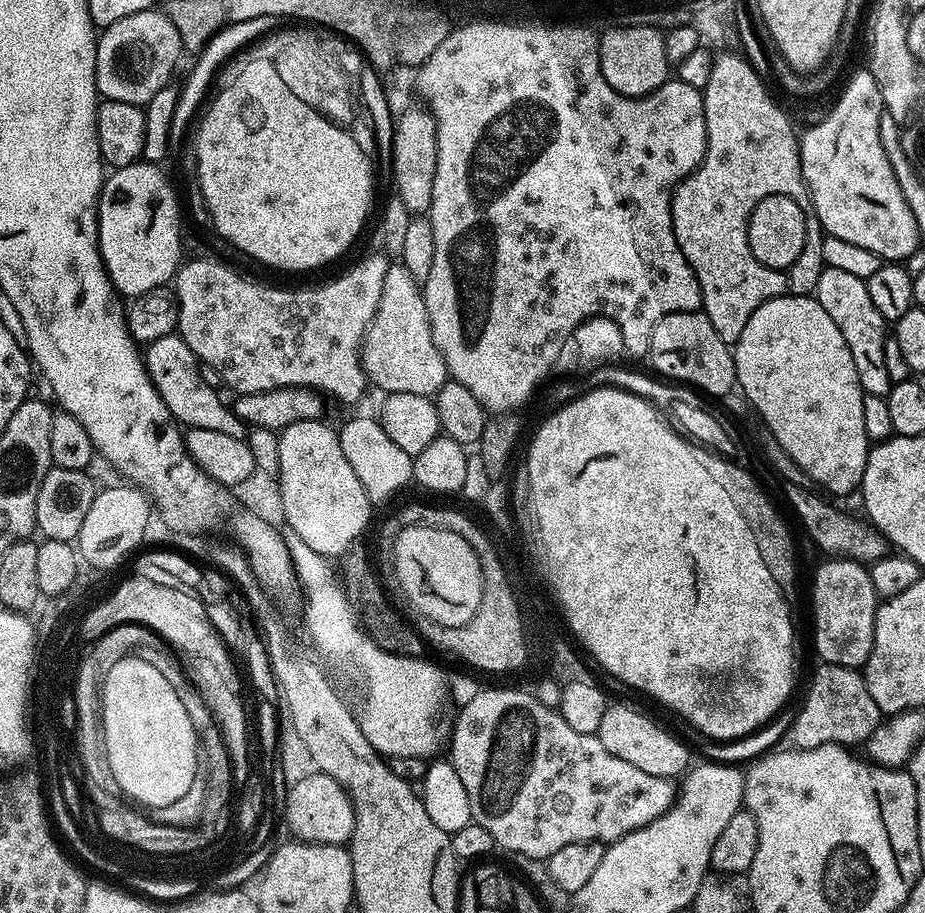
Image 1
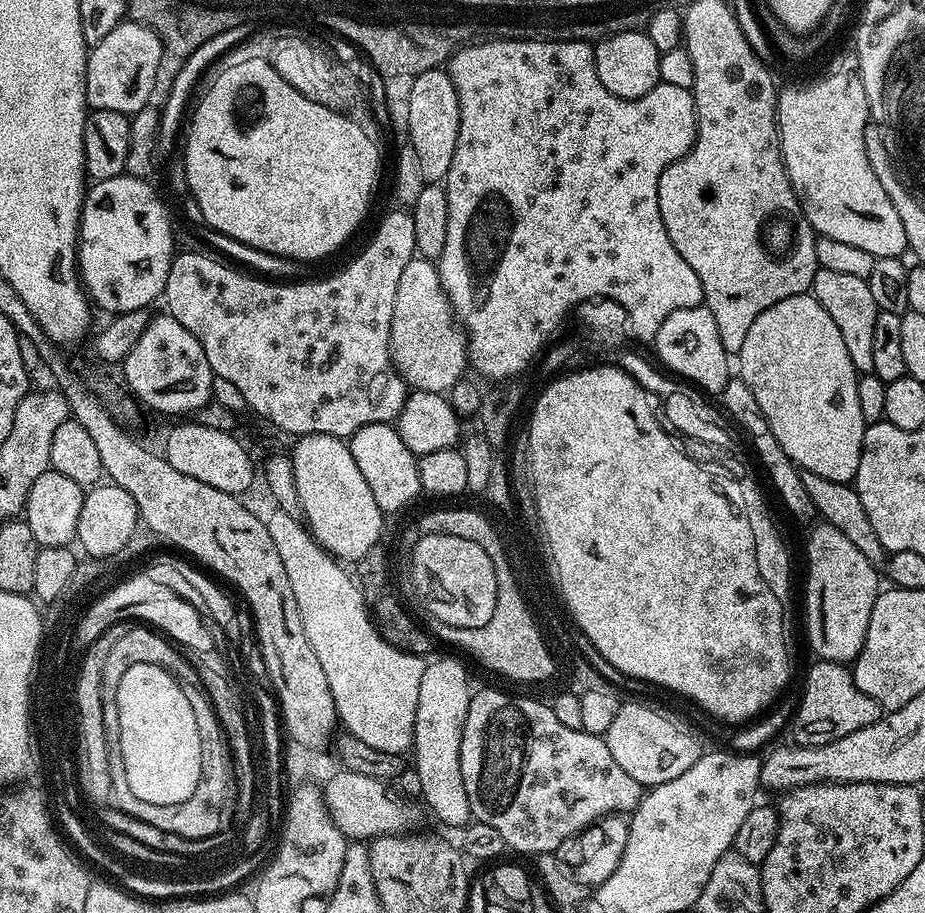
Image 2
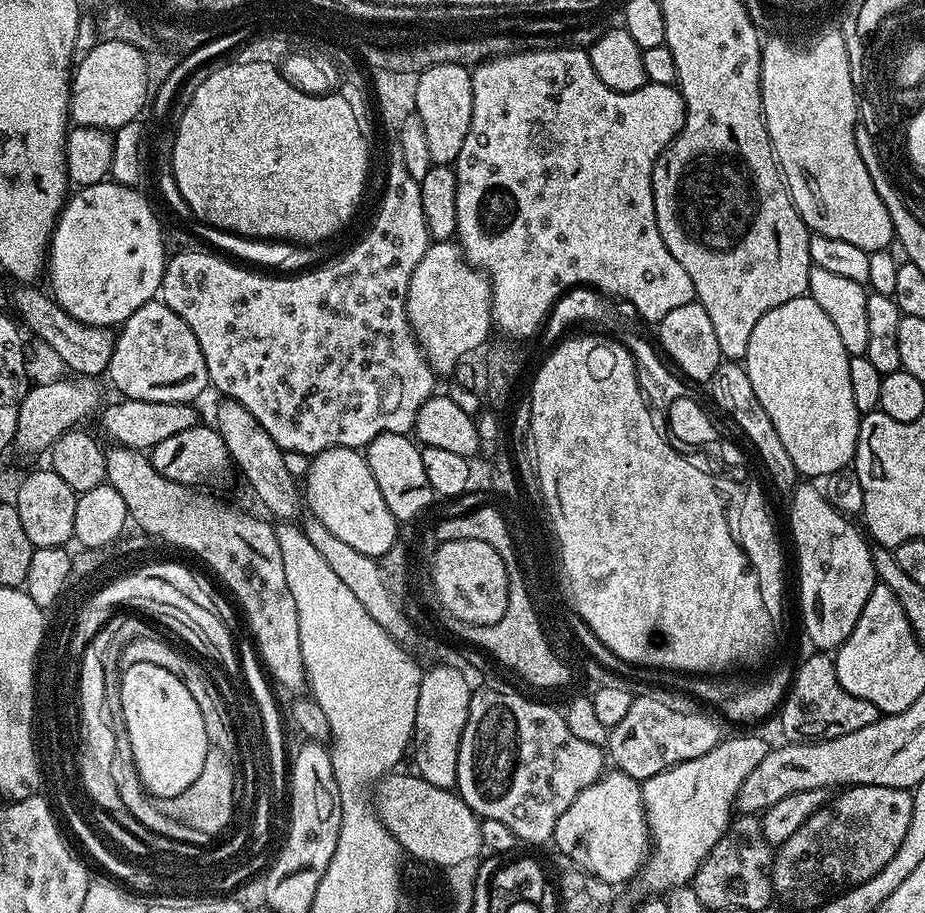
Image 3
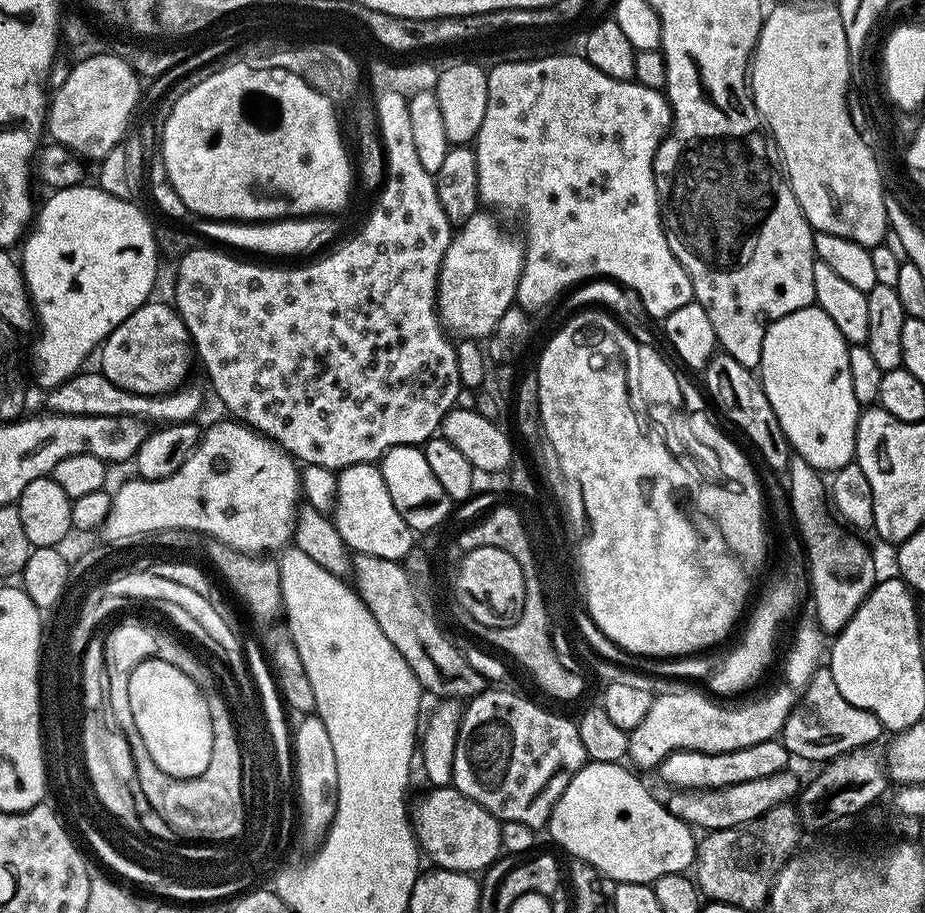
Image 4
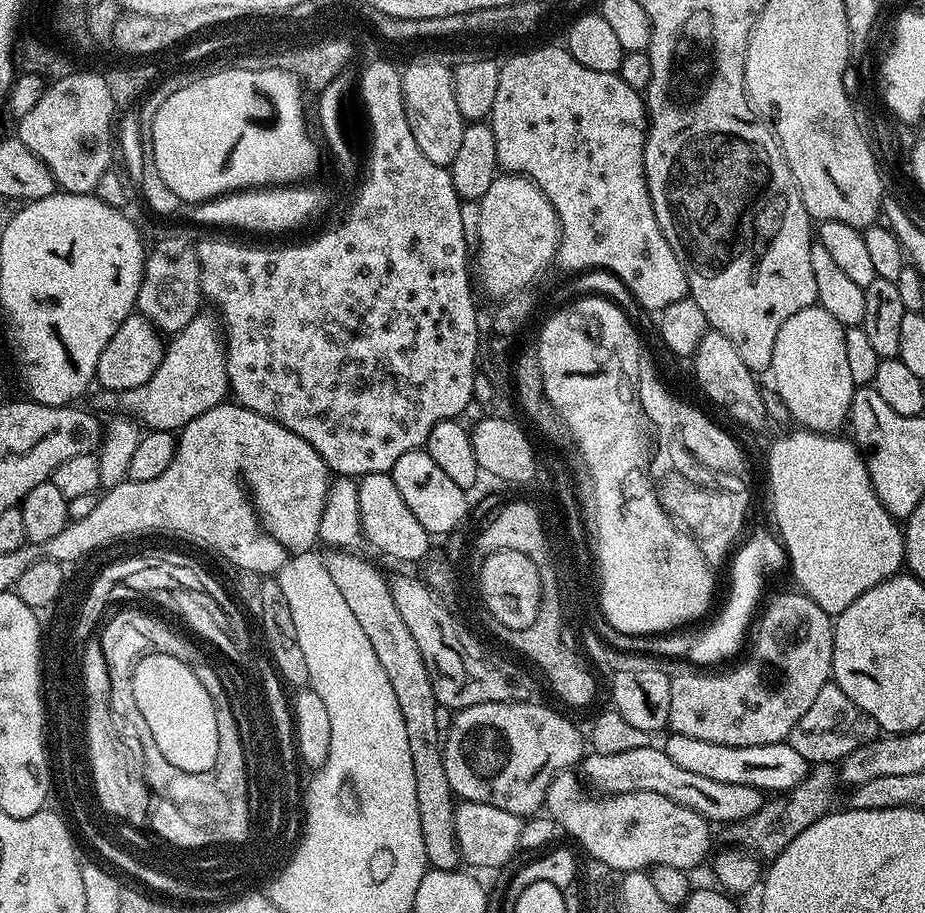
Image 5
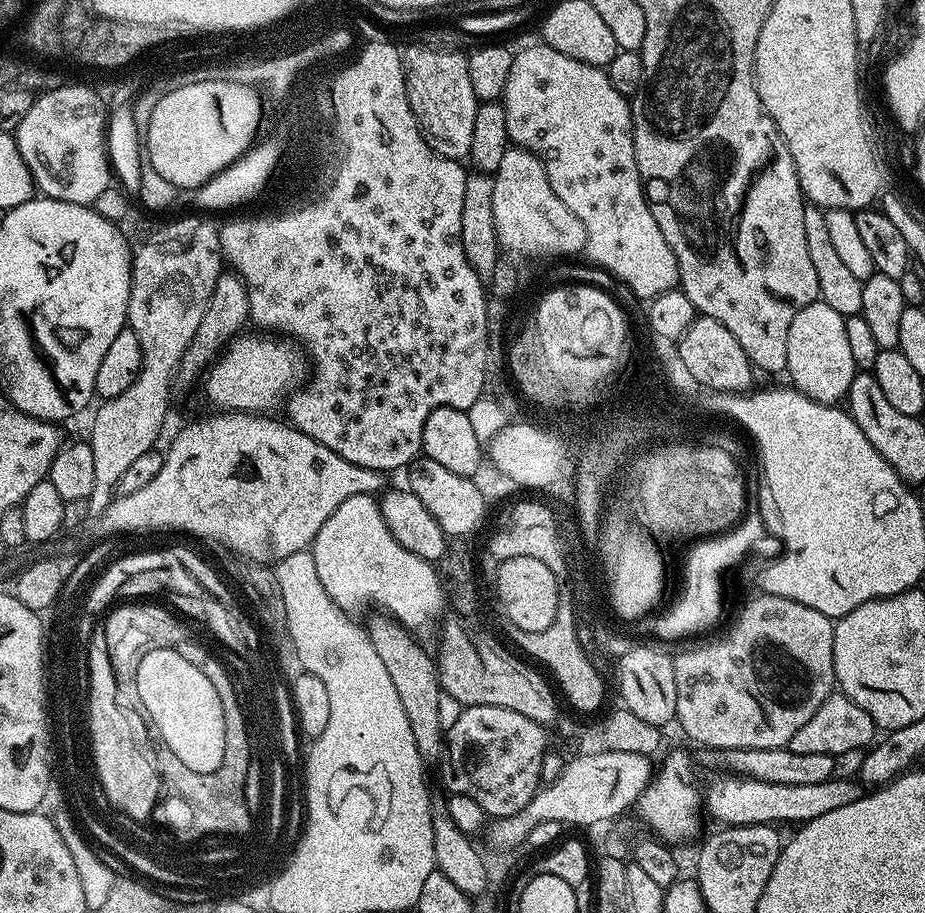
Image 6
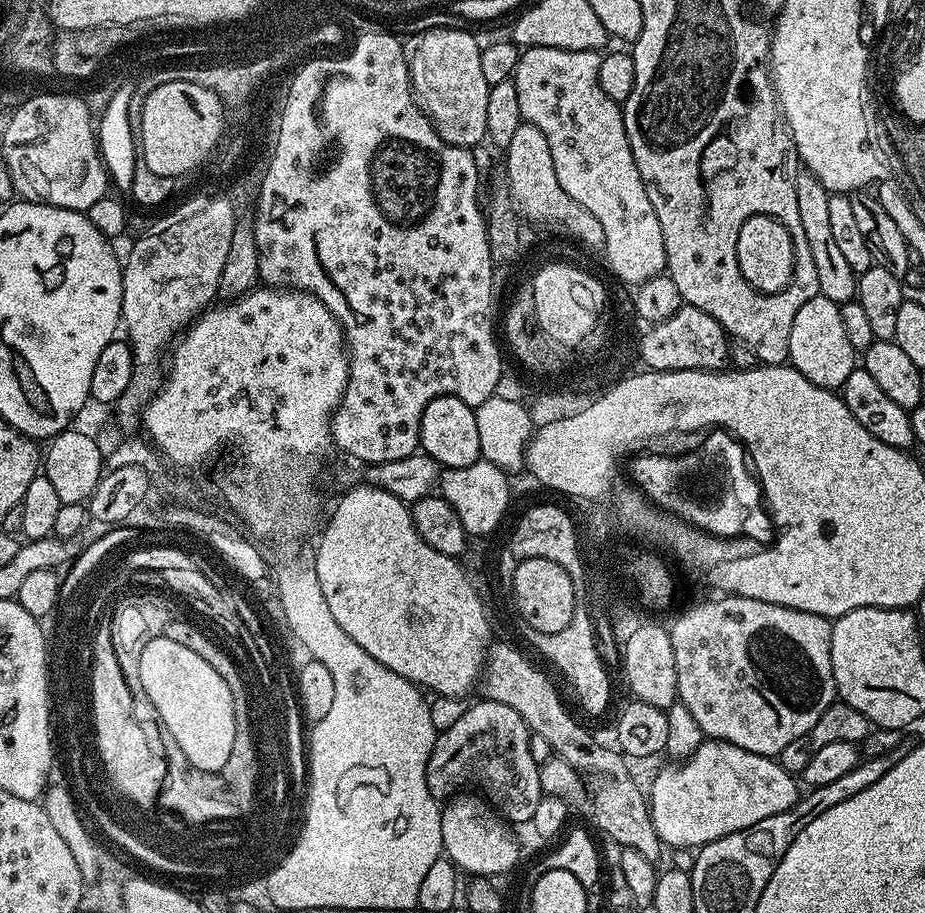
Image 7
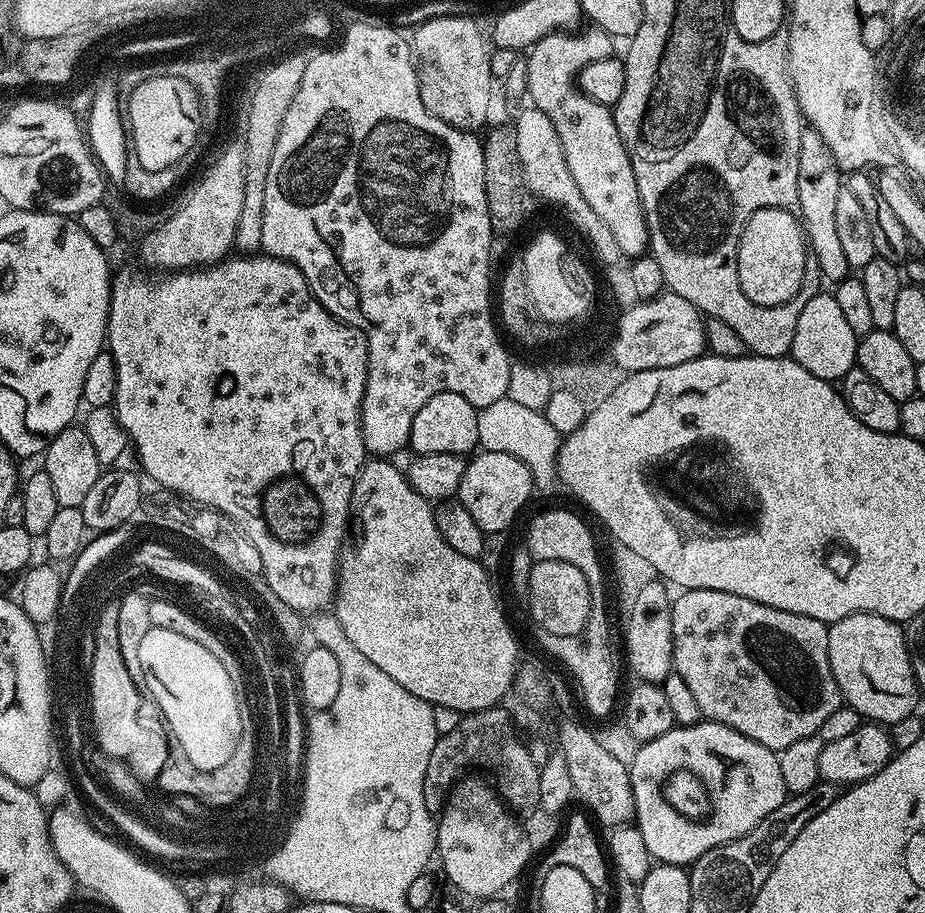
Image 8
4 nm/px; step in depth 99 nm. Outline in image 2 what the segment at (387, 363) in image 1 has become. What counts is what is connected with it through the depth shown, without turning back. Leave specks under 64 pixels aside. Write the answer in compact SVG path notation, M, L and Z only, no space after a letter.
M414 258L402 270L402 282L394 298L394 318L390 326L392 364L409 389L448 394L469 367L466 332L458 323L452 303L444 293L440 269L431 260Z

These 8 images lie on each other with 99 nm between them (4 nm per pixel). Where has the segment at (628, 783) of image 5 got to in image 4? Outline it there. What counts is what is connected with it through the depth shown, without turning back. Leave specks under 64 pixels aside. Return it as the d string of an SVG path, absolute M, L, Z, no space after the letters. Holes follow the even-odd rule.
M792 770L766 774L766 778L750 778L750 782L738 782L721 788L682 788L669 791L666 803L670 814L682 818L692 825L693 829L717 832L730 826L742 826L742 822L754 822L766 810L774 806L787 804L797 795L796 776ZM793 795L793 796L792 796Z

